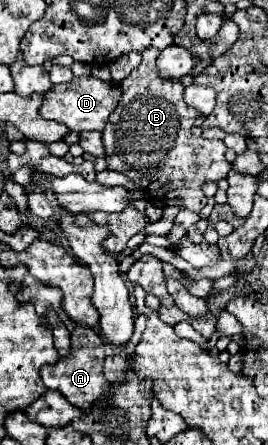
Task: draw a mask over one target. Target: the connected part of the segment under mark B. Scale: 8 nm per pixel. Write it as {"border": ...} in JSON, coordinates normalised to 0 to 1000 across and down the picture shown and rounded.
{"border":[[[590,110],[530,115],[530,142],[448,187],[418,182],[418,196],[455,200],[455,213],[381,294],[396,335],[388,357],[403,362],[410,384],[448,384],[478,402],[567,402],[545,434],[575,452],[597,452],[604,461],[672,456],[672,470],[746,474],[776,452],[754,434],[754,416],[843,402],[866,371],[836,353],[843,326],[828,312],[776,317],[716,308],[709,290],[746,254],[679,227],[687,196],[672,182],[619,182],[590,169],[590,119]]]}

